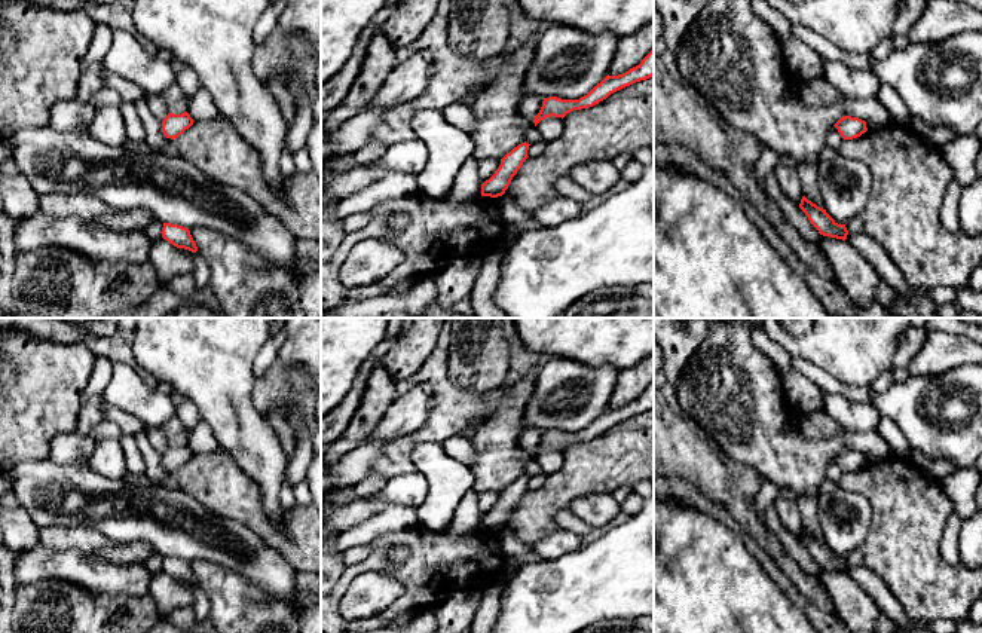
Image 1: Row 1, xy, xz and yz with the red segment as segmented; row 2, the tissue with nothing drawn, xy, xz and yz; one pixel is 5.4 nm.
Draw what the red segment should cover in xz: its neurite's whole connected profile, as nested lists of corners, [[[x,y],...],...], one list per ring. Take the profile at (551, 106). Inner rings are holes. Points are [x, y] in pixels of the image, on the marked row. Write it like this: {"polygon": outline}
{"polygon": [[[654,49],[642,59],[642,62],[618,76],[606,76],[587,95],[579,100],[562,100],[557,97],[544,98],[539,113],[535,116],[535,126],[545,117],[565,117],[573,110],[588,108],[606,100],[611,94],[630,86],[636,82],[646,80],[654,76]]]}

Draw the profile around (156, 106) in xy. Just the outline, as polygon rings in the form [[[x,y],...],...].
[[[150,95],[146,98],[147,103],[147,108],[149,111],[163,120],[168,116],[168,107],[165,104],[165,101],[160,98],[160,95]]]

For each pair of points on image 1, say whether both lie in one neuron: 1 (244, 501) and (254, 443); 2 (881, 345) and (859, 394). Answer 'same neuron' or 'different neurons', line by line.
1: different neurons
2: different neurons

